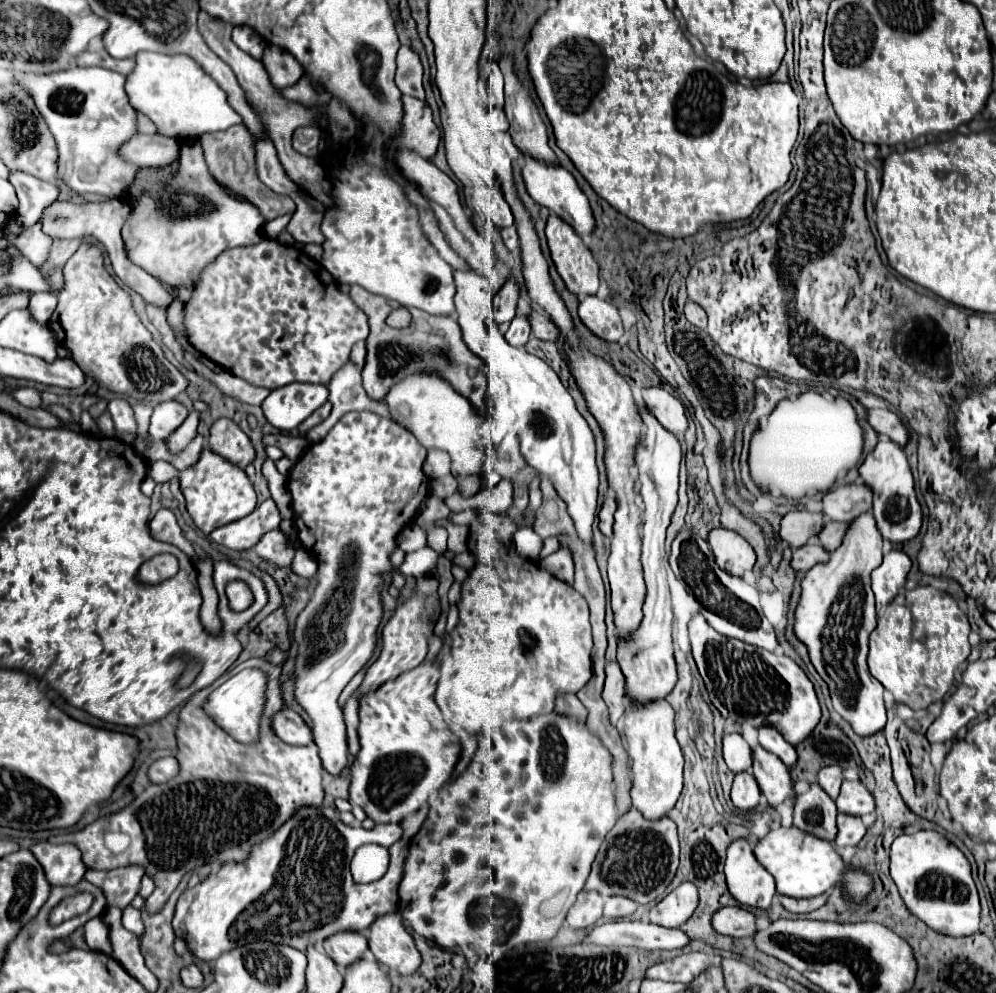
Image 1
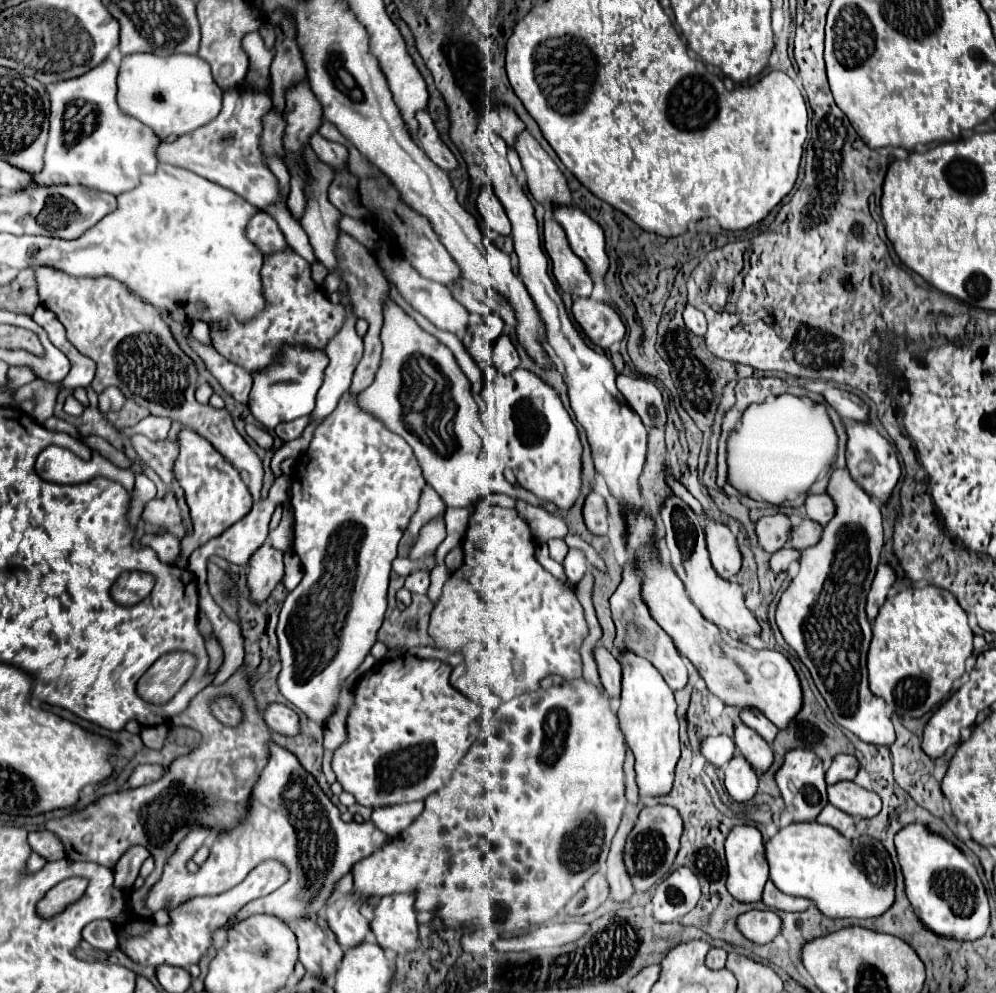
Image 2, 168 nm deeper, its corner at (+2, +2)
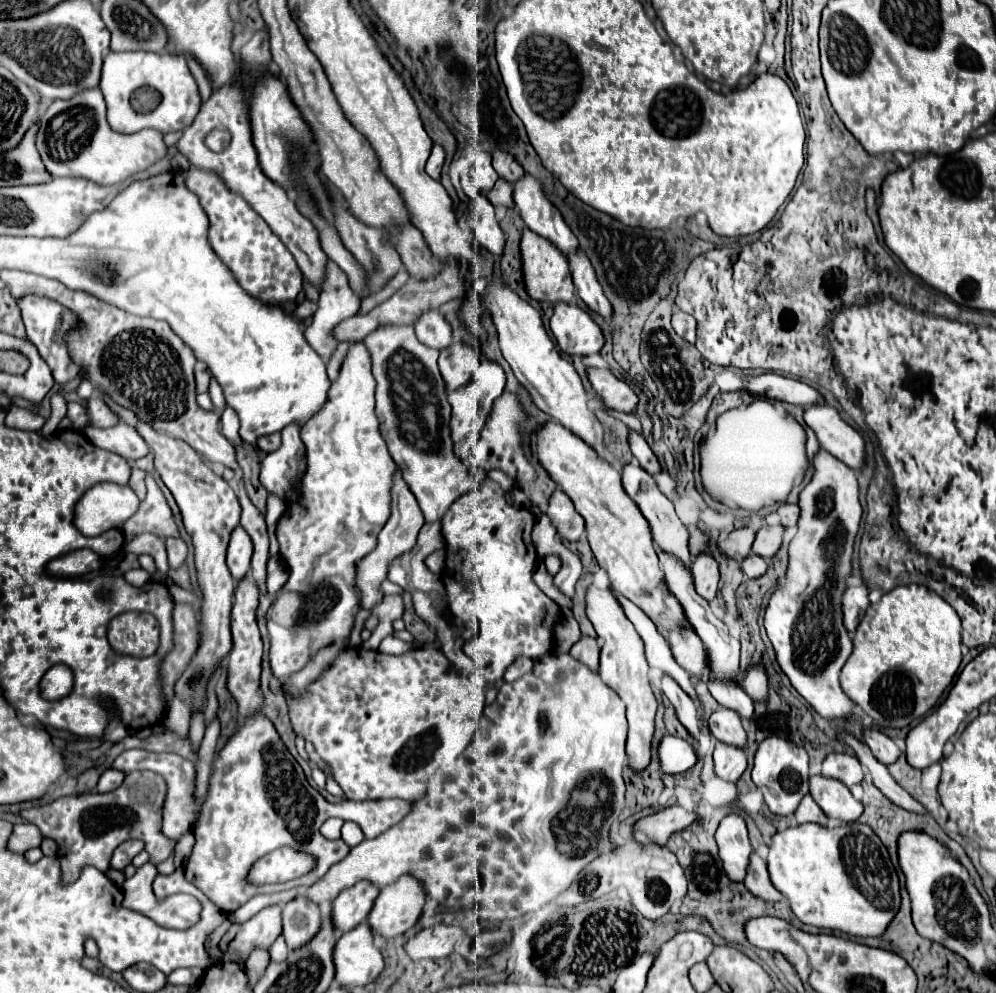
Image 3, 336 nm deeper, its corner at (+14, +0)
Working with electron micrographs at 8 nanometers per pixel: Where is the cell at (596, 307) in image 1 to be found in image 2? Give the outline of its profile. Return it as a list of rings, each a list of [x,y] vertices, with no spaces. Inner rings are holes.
[[[576,299],[572,303],[572,315],[586,337],[602,349],[608,349],[610,345],[622,341],[626,333],[620,315],[608,303],[594,299]]]

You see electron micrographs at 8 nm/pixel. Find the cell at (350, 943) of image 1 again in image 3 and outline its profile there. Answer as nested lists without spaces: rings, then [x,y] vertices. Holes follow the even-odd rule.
[[[360,881],[354,887],[344,889],[340,897],[334,899],[330,909],[330,919],[334,929],[342,935],[360,925],[368,917],[376,895],[378,895],[376,887],[372,887],[366,881]]]

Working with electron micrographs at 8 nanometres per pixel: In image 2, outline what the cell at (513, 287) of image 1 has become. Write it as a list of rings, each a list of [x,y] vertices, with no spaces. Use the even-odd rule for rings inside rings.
[[[494,313],[486,315],[480,325],[472,323],[466,329],[462,343],[476,363],[488,363],[488,359],[492,357],[492,343],[502,335],[502,329],[504,321]]]

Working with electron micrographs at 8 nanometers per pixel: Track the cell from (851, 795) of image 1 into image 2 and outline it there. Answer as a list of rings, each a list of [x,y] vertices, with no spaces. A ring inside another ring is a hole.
[[[854,781],[828,785],[828,801],[852,817],[874,817],[880,813],[880,797]]]

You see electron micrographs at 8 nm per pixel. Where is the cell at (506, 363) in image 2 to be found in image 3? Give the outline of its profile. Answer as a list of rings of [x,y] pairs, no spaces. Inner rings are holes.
[[[480,359],[480,365],[478,365],[478,369],[474,373],[474,379],[466,387],[460,387],[460,389],[448,393],[448,401],[452,405],[450,427],[452,427],[452,437],[454,437],[456,453],[460,457],[468,457],[470,451],[472,451],[472,447],[476,445],[476,439],[480,437],[480,431],[486,425],[486,417],[488,417],[488,413],[492,409],[492,403],[502,393],[504,383],[506,383],[504,369],[496,361]]]

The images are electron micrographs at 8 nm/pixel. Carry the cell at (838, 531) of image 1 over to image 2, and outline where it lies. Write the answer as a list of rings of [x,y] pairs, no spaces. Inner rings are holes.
[[[804,519],[800,525],[792,527],[790,537],[788,537],[788,545],[794,547],[796,551],[802,551],[804,547],[810,547],[812,543],[820,541],[820,531],[822,531],[822,525],[812,523],[810,519]]]

